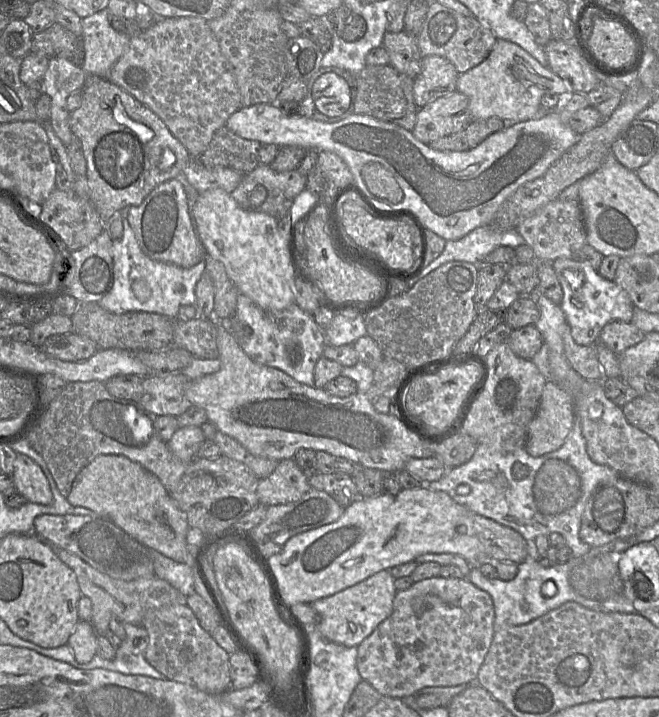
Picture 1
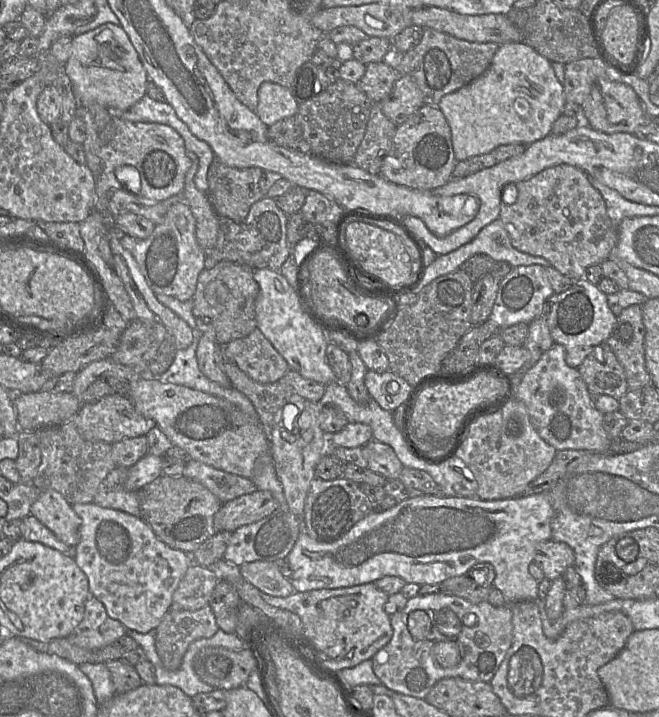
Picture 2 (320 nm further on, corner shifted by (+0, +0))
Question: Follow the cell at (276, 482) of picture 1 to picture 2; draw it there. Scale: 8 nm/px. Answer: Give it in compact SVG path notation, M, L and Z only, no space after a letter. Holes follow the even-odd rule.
M256 490L250 494L239 496L223 503L214 515L214 527L216 532L234 532L241 526L257 522L280 508L279 501L267 490Z

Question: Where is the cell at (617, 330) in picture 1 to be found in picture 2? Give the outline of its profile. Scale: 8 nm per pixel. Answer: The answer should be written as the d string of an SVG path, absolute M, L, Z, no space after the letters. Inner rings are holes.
M606 342L593 347L578 367L578 371L591 395L609 395L619 400L628 391L624 369Z

